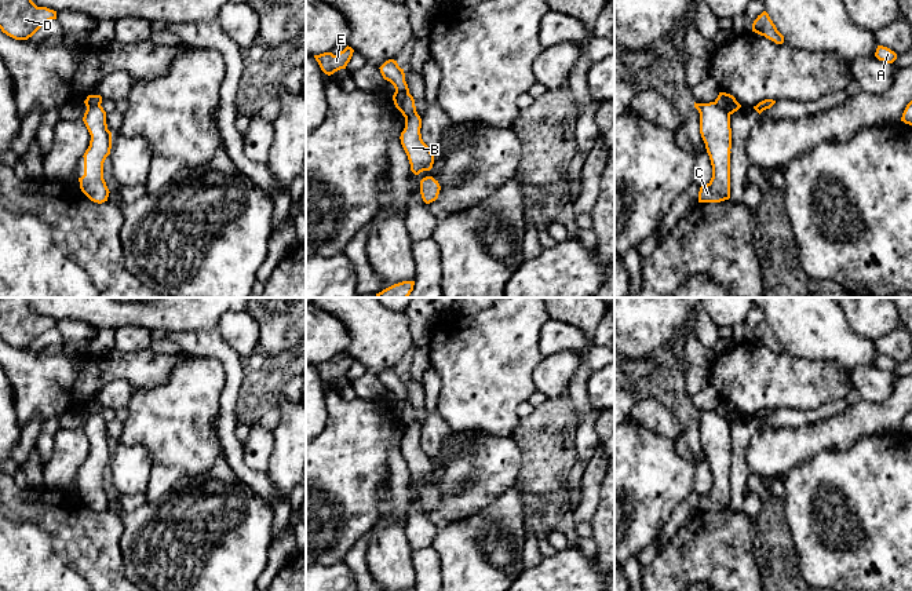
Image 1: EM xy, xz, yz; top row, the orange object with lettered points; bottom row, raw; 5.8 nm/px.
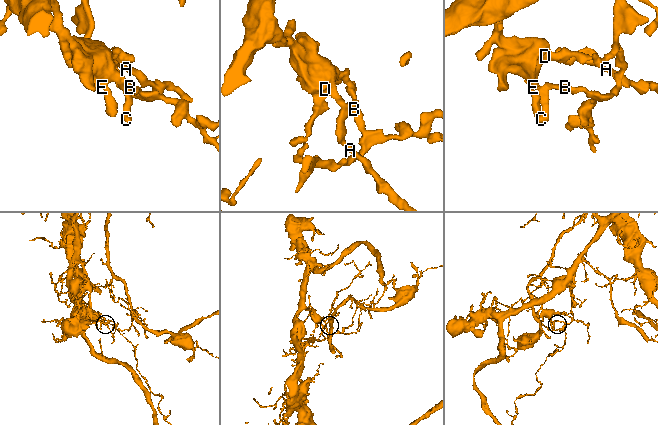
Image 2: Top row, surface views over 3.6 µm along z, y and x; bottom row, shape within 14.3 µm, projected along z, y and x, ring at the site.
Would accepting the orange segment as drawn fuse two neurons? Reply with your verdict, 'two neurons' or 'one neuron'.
two neurons

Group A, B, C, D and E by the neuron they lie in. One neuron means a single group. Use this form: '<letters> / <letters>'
A C D E / B

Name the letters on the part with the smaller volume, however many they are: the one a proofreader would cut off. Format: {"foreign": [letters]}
{"foreign": ["B"]}

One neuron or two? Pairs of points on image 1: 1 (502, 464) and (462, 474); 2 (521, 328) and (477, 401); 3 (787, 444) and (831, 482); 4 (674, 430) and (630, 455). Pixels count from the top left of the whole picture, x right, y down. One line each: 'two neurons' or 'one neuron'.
1: two neurons
2: one neuron
3: two neurons
4: two neurons

